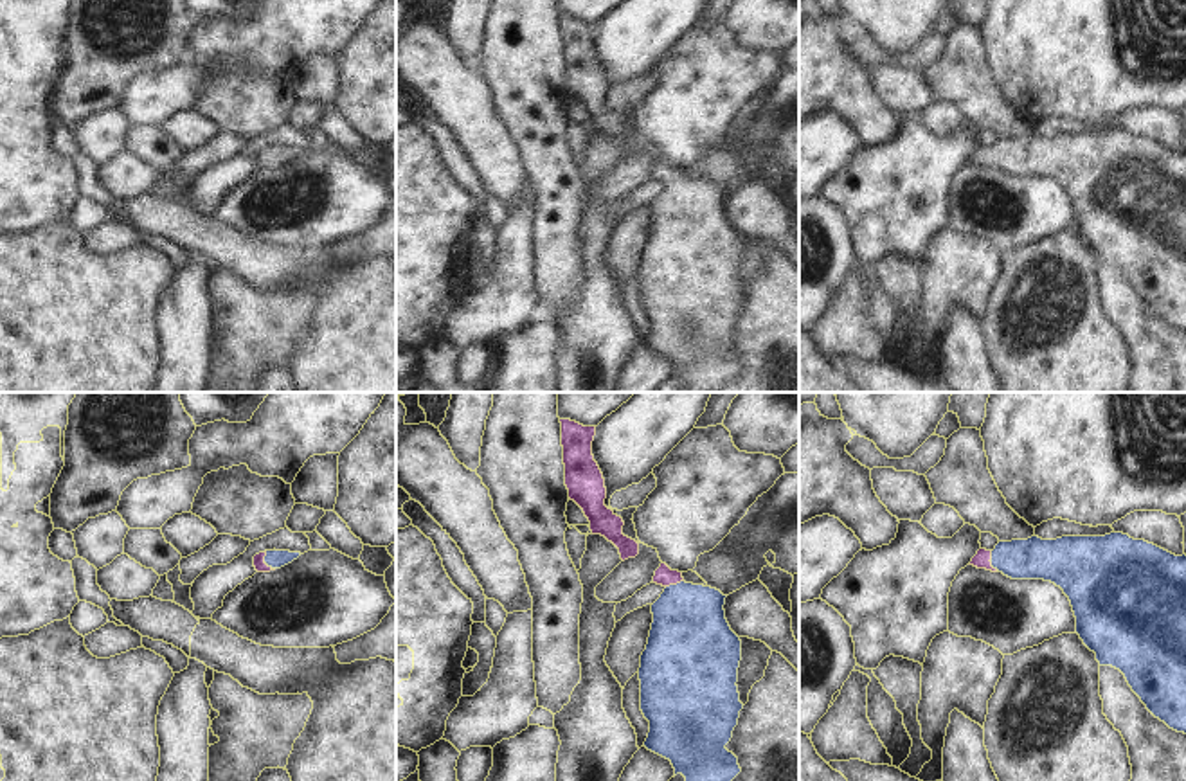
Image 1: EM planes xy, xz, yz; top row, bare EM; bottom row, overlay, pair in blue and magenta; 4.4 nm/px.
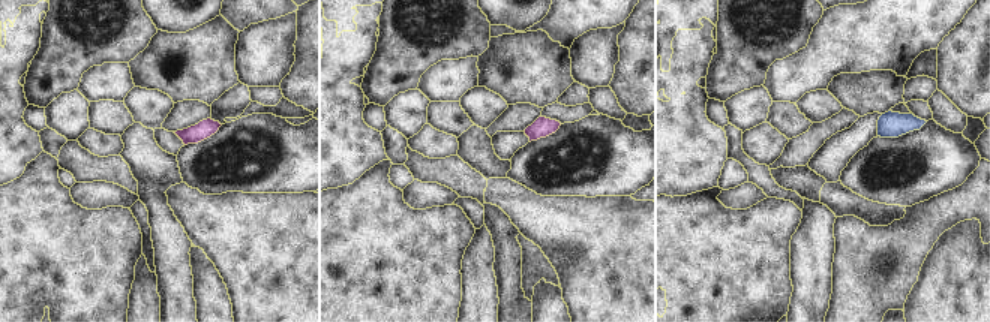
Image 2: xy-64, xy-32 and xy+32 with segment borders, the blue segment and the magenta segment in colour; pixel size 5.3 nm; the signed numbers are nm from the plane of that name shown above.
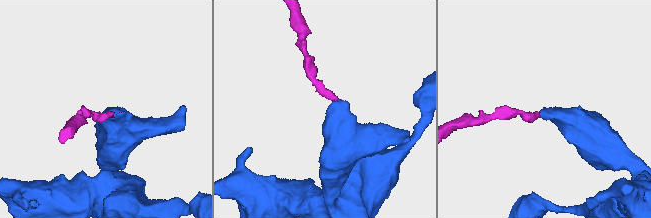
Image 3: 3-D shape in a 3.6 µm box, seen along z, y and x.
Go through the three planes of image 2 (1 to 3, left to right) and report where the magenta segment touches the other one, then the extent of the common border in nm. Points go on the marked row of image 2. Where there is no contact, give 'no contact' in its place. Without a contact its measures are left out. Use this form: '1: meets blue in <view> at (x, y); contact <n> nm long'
1: no contact
2: no contact
3: no contact

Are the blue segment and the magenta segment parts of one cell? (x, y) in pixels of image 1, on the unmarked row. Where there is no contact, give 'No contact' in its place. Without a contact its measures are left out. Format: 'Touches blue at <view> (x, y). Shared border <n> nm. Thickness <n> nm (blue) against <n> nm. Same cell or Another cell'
Touches blue at xy (265, 159). Shared border 100 nm. Thickness 80 nm (blue) against 50 nm. Same cell

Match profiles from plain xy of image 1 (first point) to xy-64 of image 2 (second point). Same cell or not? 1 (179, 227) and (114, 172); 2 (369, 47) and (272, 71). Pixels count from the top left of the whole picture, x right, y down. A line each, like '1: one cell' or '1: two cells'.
1: one cell
2: two cells

